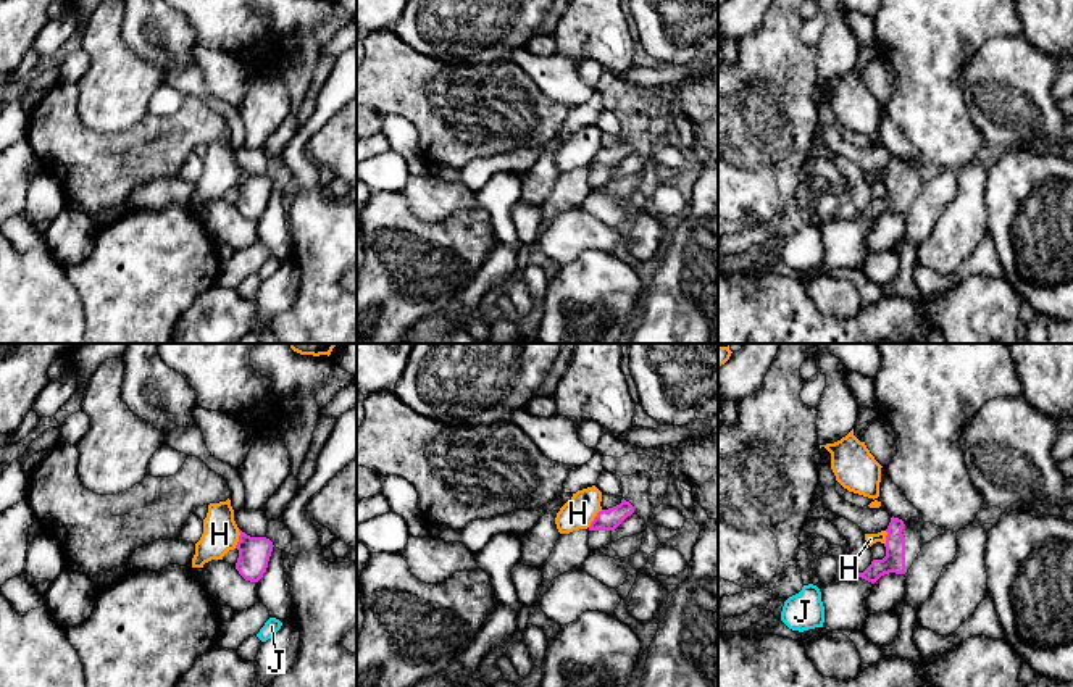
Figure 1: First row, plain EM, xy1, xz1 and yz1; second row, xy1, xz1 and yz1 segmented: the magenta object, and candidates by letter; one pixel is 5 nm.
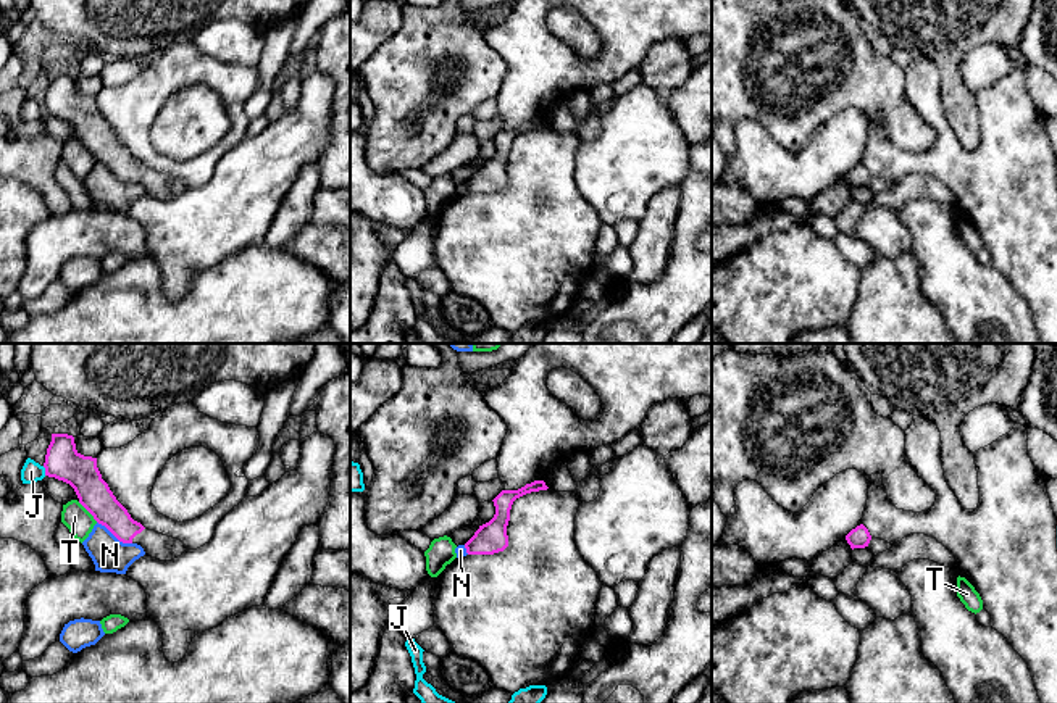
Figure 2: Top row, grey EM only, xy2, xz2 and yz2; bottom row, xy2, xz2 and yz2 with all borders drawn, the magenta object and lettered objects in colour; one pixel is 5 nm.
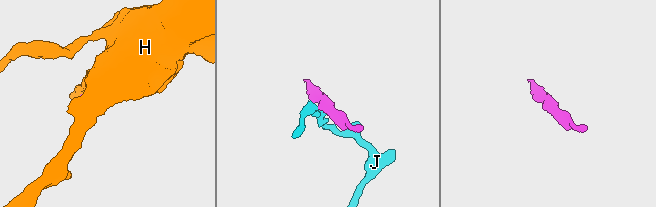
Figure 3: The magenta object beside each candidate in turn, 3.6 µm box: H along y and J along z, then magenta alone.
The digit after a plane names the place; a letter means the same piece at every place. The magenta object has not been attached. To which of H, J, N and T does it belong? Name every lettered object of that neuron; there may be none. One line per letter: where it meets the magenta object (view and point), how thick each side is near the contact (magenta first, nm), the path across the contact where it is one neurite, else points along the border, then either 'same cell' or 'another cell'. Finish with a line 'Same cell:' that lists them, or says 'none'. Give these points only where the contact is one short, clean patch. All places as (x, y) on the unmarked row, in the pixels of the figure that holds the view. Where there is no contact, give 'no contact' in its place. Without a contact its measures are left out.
H: meets magenta in xy1 at (239, 178); 160 nm thick on the magenta side, 180 nm on the other; border along xy1 (239, 168), (239, 178), (234, 186); another cell
J: meets magenta in xy2 at (45, 110); 180 nm thick on the magenta side, 100 nm on the other; border along xy2 (42, 105), (45, 113); another cell
N: meets magenta in xy2 at (115, 174); 160 nm thick on the magenta side, 170 nm on the other; border along xy2 (97, 160), (120, 179), (131, 183); another cell
T: meets magenta in xy2 at (87, 149); 170 nm thick on the magenta side, 140 nm on the other; border along xy2 (78, 141), (97, 160); another cell
Same cell: none

